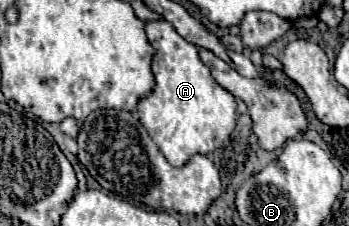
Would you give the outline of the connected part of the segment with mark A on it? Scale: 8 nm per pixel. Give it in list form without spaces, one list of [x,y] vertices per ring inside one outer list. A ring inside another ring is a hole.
[[[164,19],[150,21],[146,23],[146,35],[156,49],[152,61],[156,87],[138,103],[140,123],[156,141],[164,157],[174,167],[182,167],[192,155],[208,155],[232,135],[236,127],[236,99],[214,81],[210,69],[200,61],[198,49],[184,41],[172,23]]]

